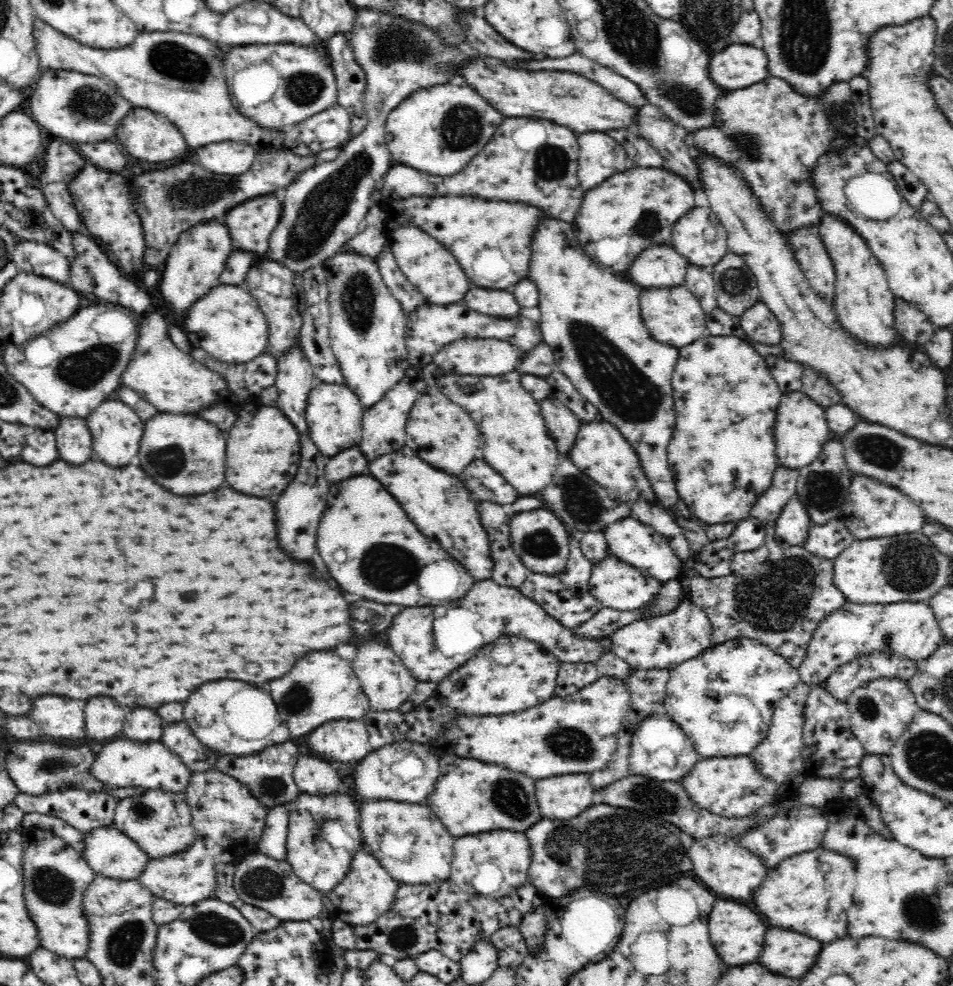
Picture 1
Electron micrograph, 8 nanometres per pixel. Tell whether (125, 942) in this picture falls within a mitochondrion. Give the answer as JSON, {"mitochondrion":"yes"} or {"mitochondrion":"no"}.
{"mitochondrion":"yes"}

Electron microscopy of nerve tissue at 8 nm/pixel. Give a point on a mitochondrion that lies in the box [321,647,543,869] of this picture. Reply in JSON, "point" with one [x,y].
{"point":[510,797]}

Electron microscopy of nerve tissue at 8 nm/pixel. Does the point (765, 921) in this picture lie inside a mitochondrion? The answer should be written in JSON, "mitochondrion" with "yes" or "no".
{"mitochondrion":"no"}

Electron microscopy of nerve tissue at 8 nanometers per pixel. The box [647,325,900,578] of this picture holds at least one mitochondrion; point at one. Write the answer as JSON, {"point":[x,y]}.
{"point":[823,489]}

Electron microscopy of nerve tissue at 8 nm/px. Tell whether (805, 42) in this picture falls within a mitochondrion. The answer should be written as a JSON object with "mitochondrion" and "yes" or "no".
{"mitochondrion":"yes"}

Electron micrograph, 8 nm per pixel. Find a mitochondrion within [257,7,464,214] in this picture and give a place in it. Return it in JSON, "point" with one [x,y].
{"point":[396,44]}

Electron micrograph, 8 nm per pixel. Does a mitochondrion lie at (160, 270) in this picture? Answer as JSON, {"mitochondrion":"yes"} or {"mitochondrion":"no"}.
{"mitochondrion":"no"}

